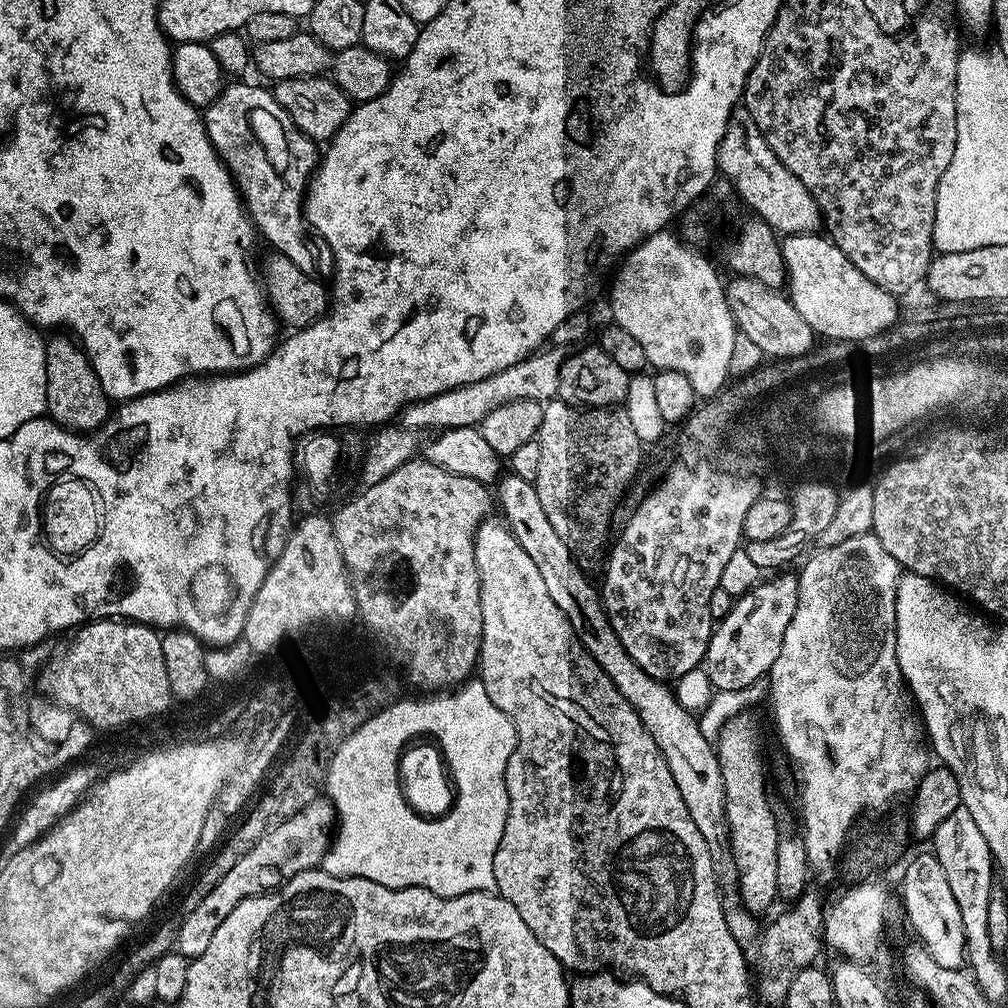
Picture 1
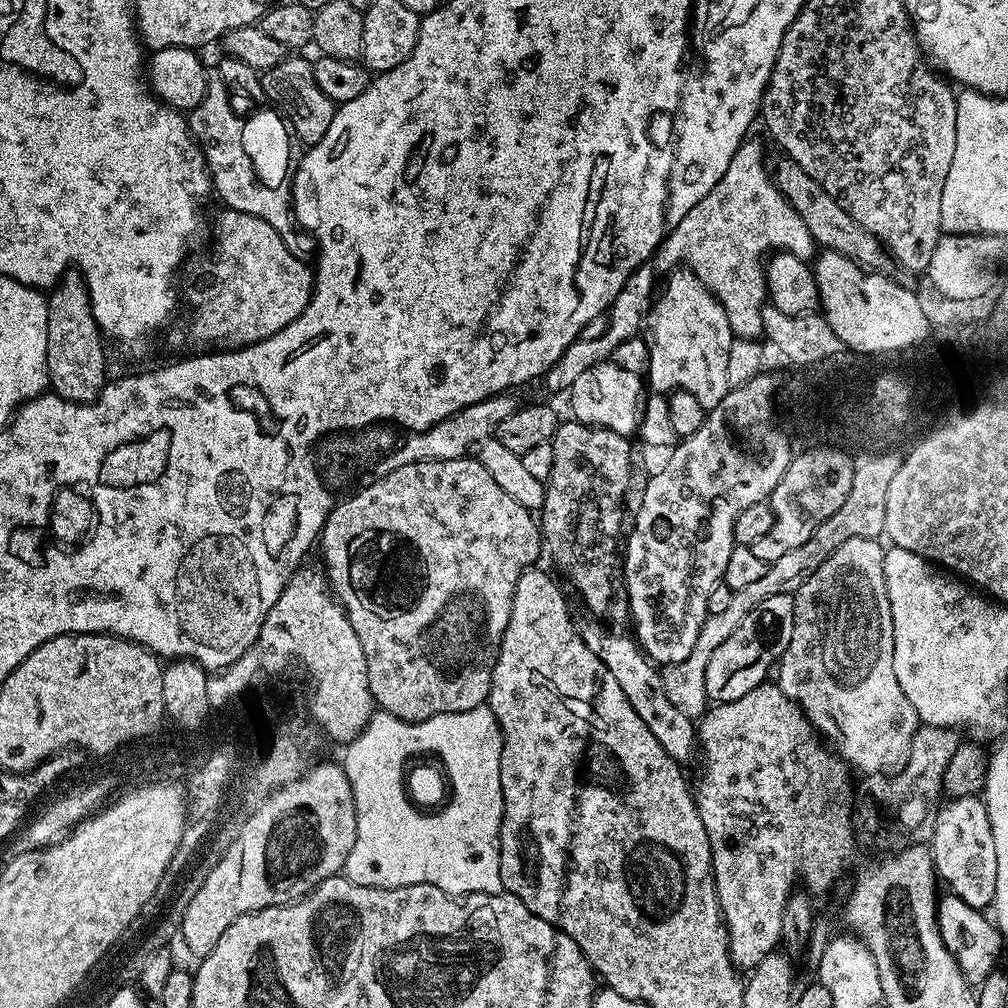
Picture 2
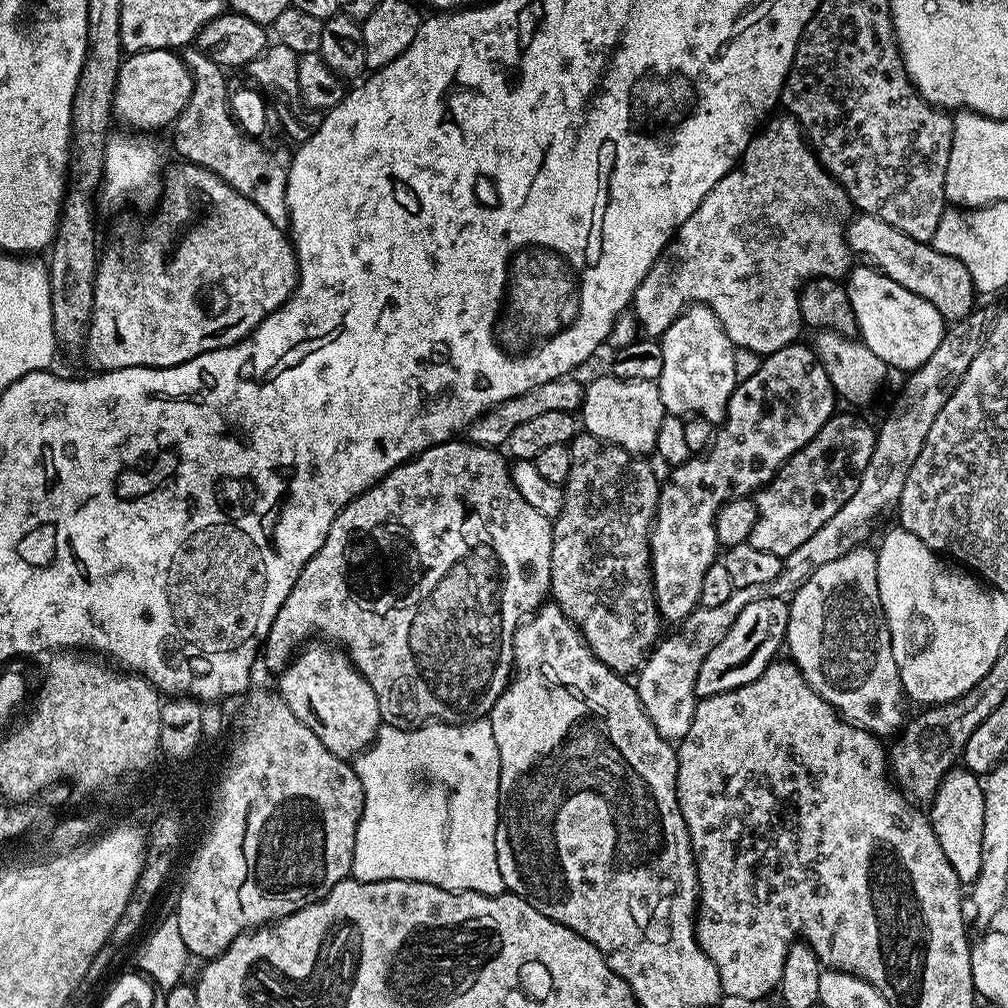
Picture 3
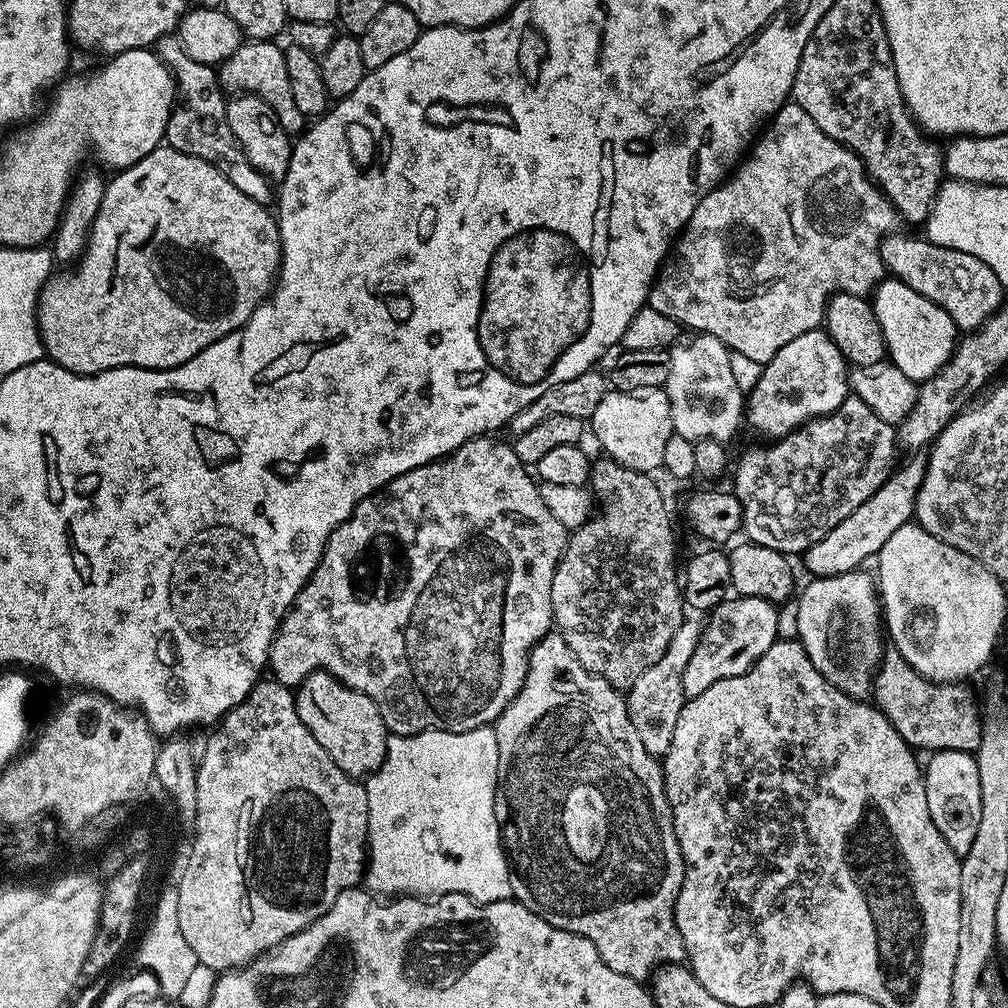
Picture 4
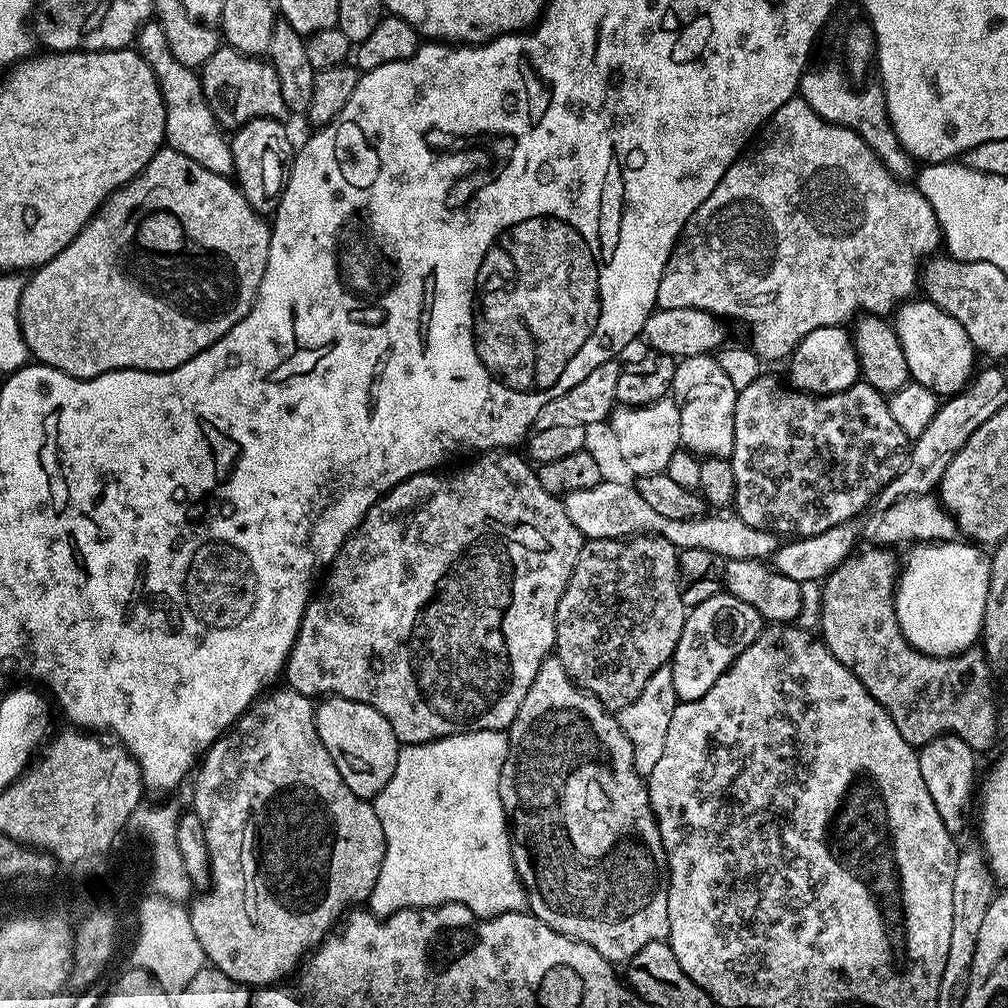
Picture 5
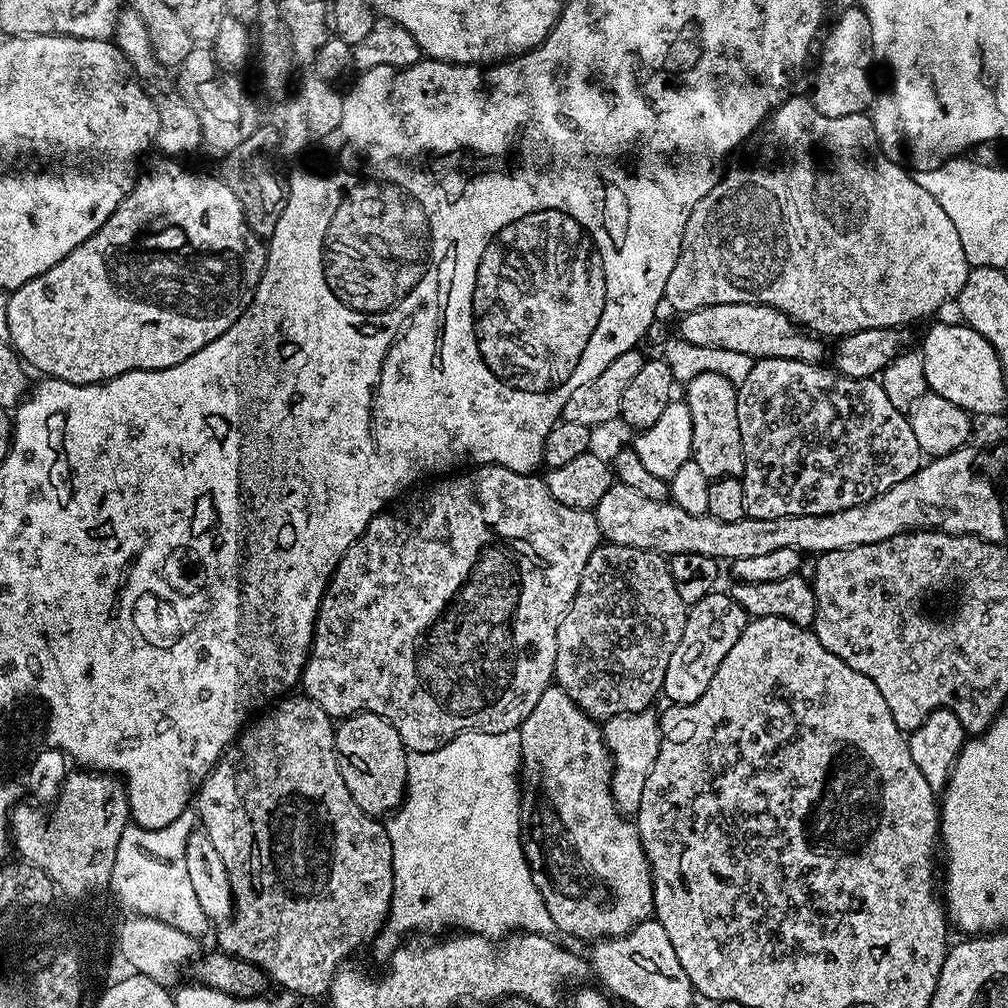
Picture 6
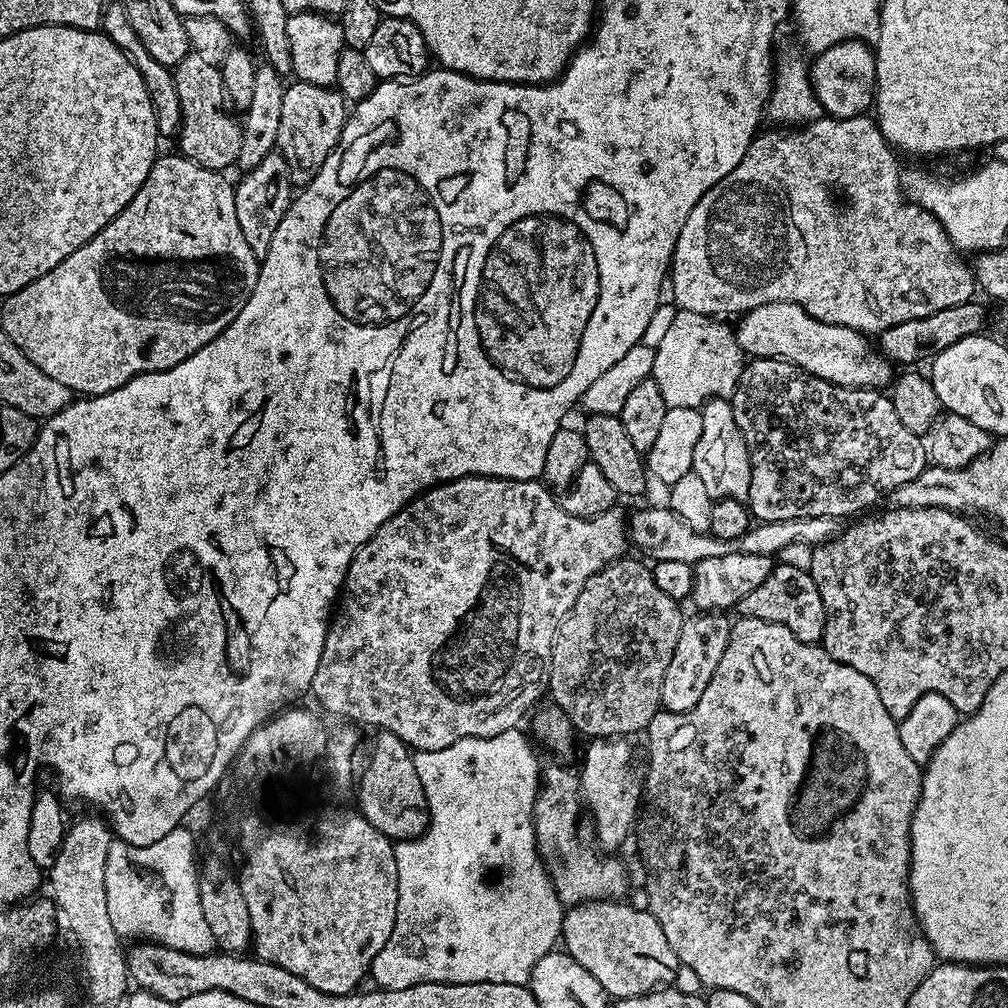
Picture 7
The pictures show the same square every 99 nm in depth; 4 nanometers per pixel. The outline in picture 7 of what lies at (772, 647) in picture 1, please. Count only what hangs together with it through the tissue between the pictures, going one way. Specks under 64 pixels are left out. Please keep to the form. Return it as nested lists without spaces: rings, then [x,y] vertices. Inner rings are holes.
[[[718,612],[695,615],[685,619],[682,634],[678,634],[678,646],[674,646],[674,658],[670,658],[666,678],[662,678],[660,703],[666,712],[688,712],[698,706],[698,698],[702,698],[706,682],[714,678],[714,670],[718,670],[718,662],[722,662],[722,654],[726,654],[726,642],[730,642],[732,624],[727,620],[727,615]]]

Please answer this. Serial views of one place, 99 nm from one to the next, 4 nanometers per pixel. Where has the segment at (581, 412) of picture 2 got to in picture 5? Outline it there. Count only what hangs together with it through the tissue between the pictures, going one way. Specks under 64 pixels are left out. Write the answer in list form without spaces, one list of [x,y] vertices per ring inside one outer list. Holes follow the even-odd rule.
[[[665,398],[650,402],[641,408],[617,407],[610,417],[612,436],[616,439],[616,452],[620,460],[633,472],[633,477],[649,476],[655,472],[667,472],[670,458],[681,451],[680,405],[675,399]]]

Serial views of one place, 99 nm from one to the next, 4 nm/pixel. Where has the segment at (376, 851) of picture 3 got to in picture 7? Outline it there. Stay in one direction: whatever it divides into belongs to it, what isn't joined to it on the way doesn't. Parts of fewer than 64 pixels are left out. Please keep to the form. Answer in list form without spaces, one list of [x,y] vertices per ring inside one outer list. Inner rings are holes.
[[[519,727],[506,730],[502,734],[494,734],[490,738],[462,738],[442,750],[416,752],[412,757],[418,770],[418,778],[422,778],[422,786],[426,790],[428,803],[428,828],[424,835],[414,840],[402,840],[396,844],[396,861],[398,862],[398,906],[394,918],[394,930],[390,930],[390,938],[386,938],[386,946],[378,950],[370,969],[370,980],[380,990],[406,990],[406,986],[419,984],[469,984],[470,982],[510,982],[511,984],[527,984],[532,977],[534,962],[547,952],[553,951],[561,939],[561,928],[566,911],[560,903],[558,894],[550,882],[548,872],[540,860],[536,849],[536,835],[532,825],[532,811],[542,783],[542,764],[536,761],[532,753],[533,741],[520,733]]]

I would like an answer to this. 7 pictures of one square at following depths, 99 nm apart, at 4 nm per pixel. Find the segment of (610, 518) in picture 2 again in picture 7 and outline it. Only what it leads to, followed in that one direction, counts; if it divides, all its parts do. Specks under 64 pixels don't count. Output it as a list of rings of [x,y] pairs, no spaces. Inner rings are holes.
[[[618,559],[588,579],[586,586],[582,586],[570,614],[561,622],[552,647],[552,661],[548,675],[551,703],[557,704],[566,714],[566,718],[570,718],[573,729],[579,735],[581,732],[582,735],[588,736],[587,738],[628,738],[631,737],[631,732],[643,733],[647,729],[650,718],[654,718],[654,714],[661,711],[662,678],[666,678],[666,666],[670,666],[670,658],[674,658],[674,646],[678,646],[678,634],[682,634],[682,626],[686,619],[685,613],[680,613],[681,605],[678,601],[670,598],[669,594],[657,585],[651,567],[648,564],[644,565],[643,559],[640,559],[641,561],[628,559]]]

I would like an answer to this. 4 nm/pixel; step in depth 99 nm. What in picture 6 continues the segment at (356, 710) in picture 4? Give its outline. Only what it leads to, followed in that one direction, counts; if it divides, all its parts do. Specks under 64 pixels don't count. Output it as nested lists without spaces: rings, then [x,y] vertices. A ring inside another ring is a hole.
[[[358,712],[355,716],[341,719],[334,731],[338,766],[342,782],[346,782],[346,790],[350,790],[350,798],[362,806],[367,816],[384,818],[395,812],[403,804],[408,790],[406,762],[409,751],[402,738],[398,738],[398,730],[378,714]]]

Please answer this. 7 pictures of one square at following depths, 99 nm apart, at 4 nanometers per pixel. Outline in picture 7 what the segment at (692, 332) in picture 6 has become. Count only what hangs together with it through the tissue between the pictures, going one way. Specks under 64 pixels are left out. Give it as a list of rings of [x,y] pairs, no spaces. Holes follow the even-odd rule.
[[[770,302],[739,317],[734,344],[752,358],[789,360],[802,370],[847,388],[884,390],[894,379],[894,364],[883,352],[868,345],[869,337],[850,326],[822,322],[790,302]]]

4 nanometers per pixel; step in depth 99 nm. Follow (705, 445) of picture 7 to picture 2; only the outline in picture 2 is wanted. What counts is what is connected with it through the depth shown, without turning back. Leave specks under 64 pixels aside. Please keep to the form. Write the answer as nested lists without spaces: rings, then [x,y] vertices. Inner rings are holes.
[[[676,270],[665,280],[668,281],[665,284],[663,281],[646,324],[650,350],[647,387],[656,394],[689,392],[698,398],[698,402],[702,402],[705,410],[714,409],[730,391],[726,364],[734,337],[726,310],[692,272]]]

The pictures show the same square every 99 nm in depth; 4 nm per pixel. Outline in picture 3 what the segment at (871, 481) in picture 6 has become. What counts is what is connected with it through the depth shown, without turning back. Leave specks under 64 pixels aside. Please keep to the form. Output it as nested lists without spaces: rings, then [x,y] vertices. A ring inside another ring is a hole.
[[[833,414],[822,426],[820,433],[806,446],[802,446],[802,450],[784,461],[777,470],[776,477],[755,493],[758,520],[747,544],[783,558],[798,550],[798,546],[802,546],[802,542],[806,542],[810,534],[822,530],[822,526],[826,526],[826,522],[830,522],[830,518],[834,518],[834,514],[838,514],[838,510],[846,506],[850,494],[854,494],[862,470],[866,470],[866,462],[870,462],[870,454],[874,454],[876,433],[875,427],[871,428],[866,421],[859,420],[856,416]]]

